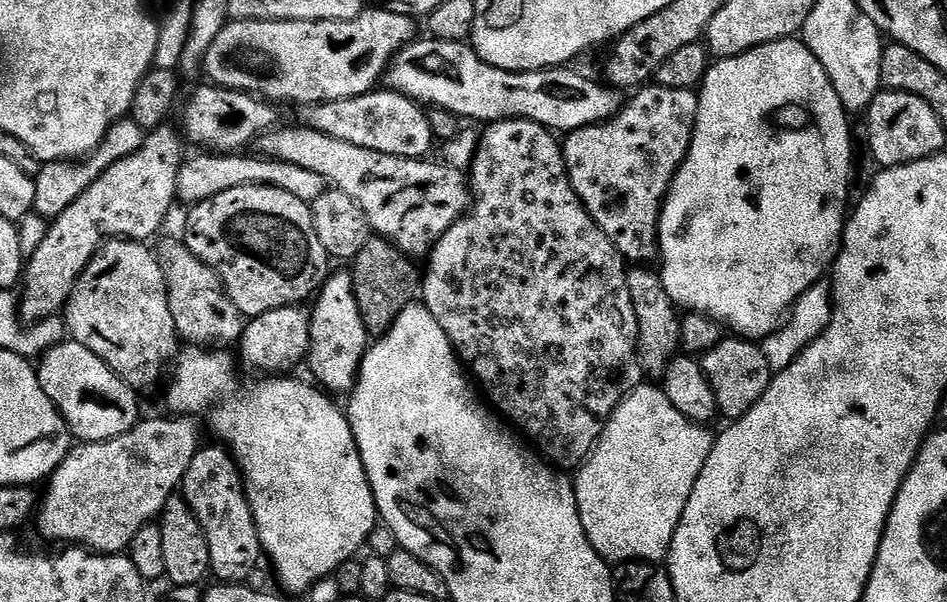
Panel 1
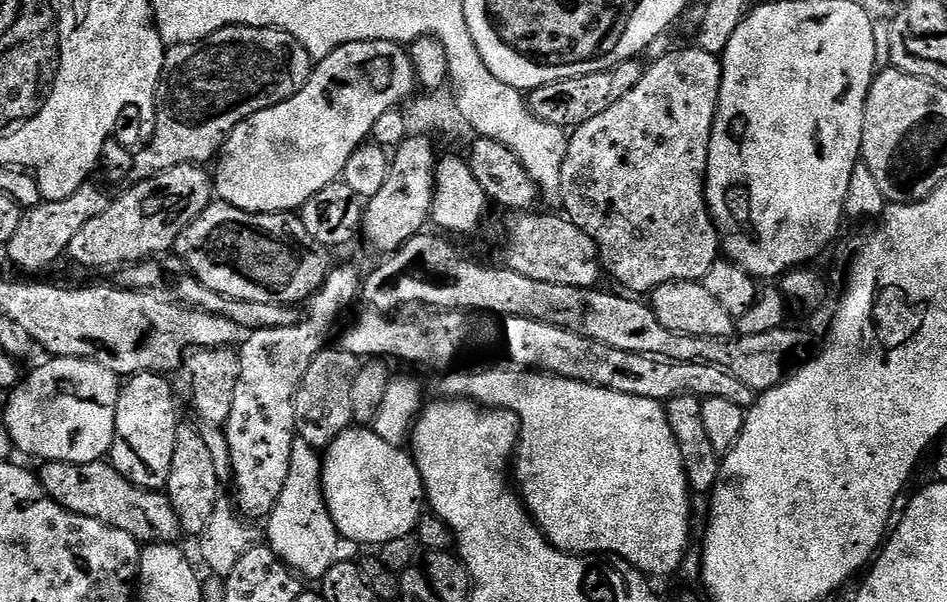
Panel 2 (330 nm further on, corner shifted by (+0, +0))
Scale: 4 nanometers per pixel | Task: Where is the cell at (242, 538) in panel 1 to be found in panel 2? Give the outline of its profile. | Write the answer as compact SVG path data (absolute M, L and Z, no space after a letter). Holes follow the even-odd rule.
M352 264L333 267L323 286L306 301L307 307L312 307L312 316L297 319L290 326L259 328L239 345L240 377L238 386L234 386L234 407L222 427L226 442L230 442L232 484L236 488L234 504L249 521L263 521L278 502L290 469L291 447L297 438L298 386L306 370L310 370L310 362L329 343L328 335L340 311L358 300L361 292L362 272Z

